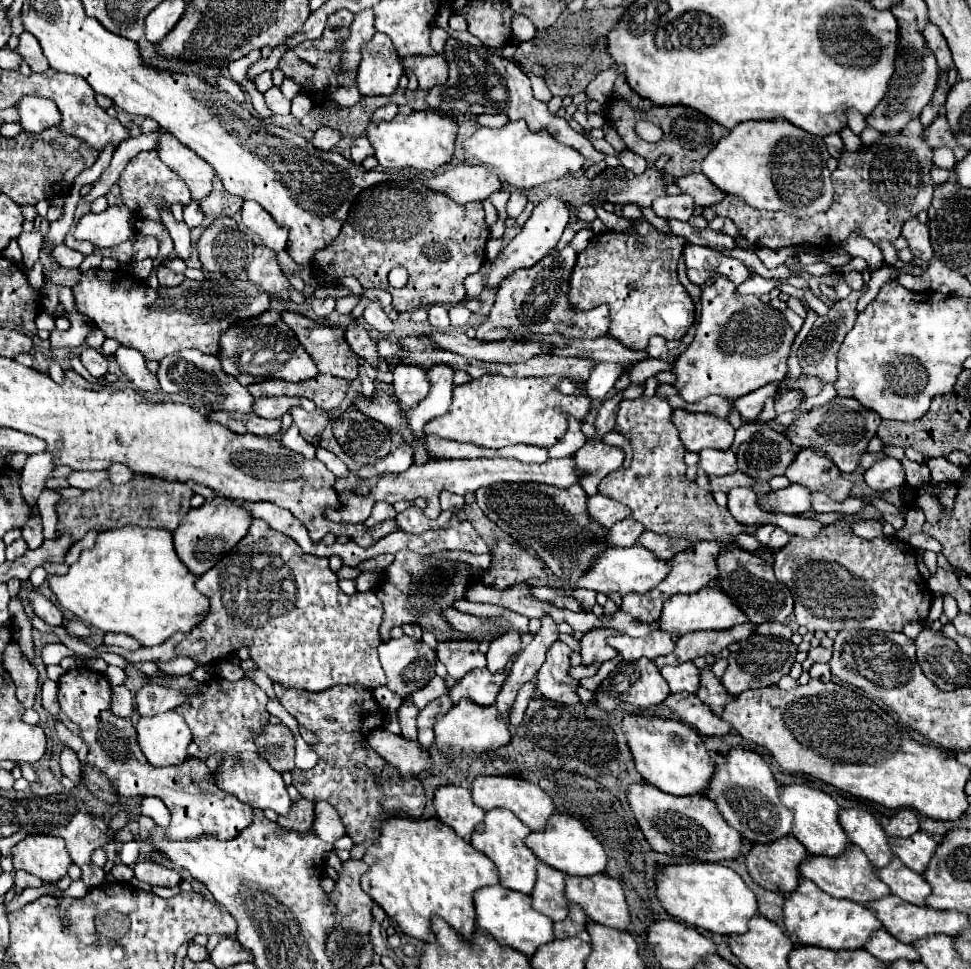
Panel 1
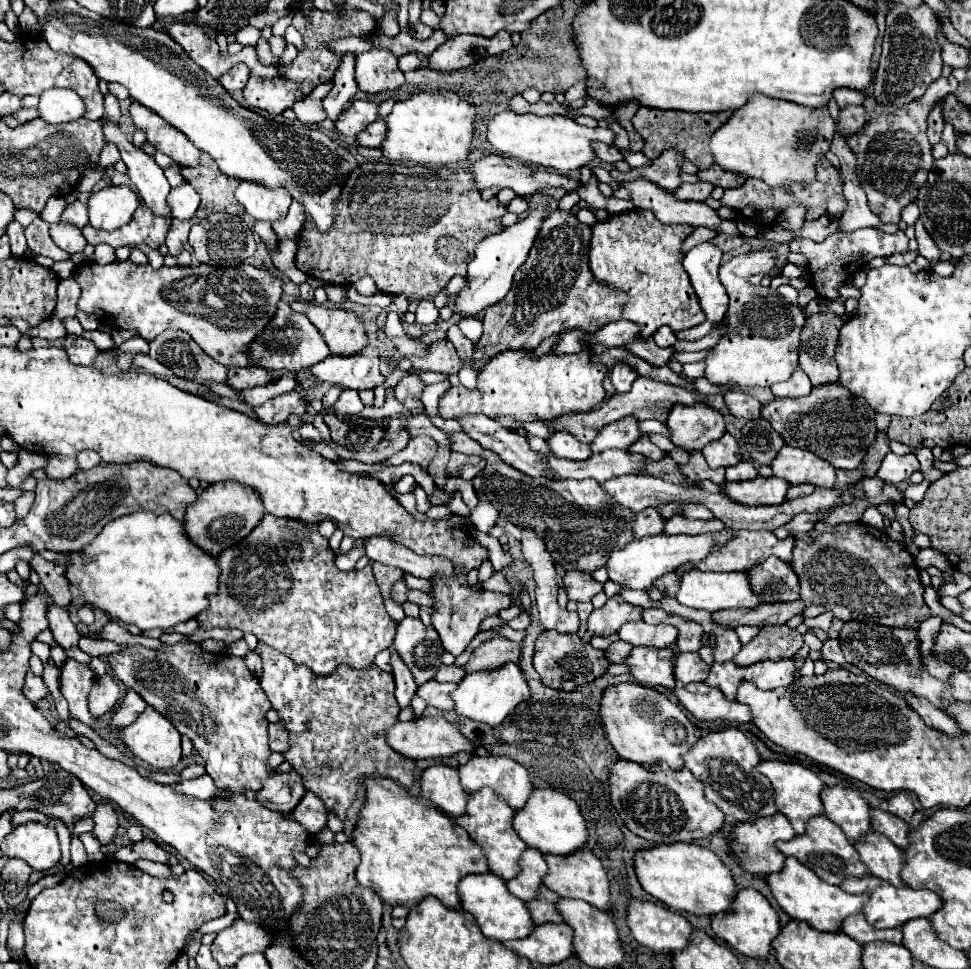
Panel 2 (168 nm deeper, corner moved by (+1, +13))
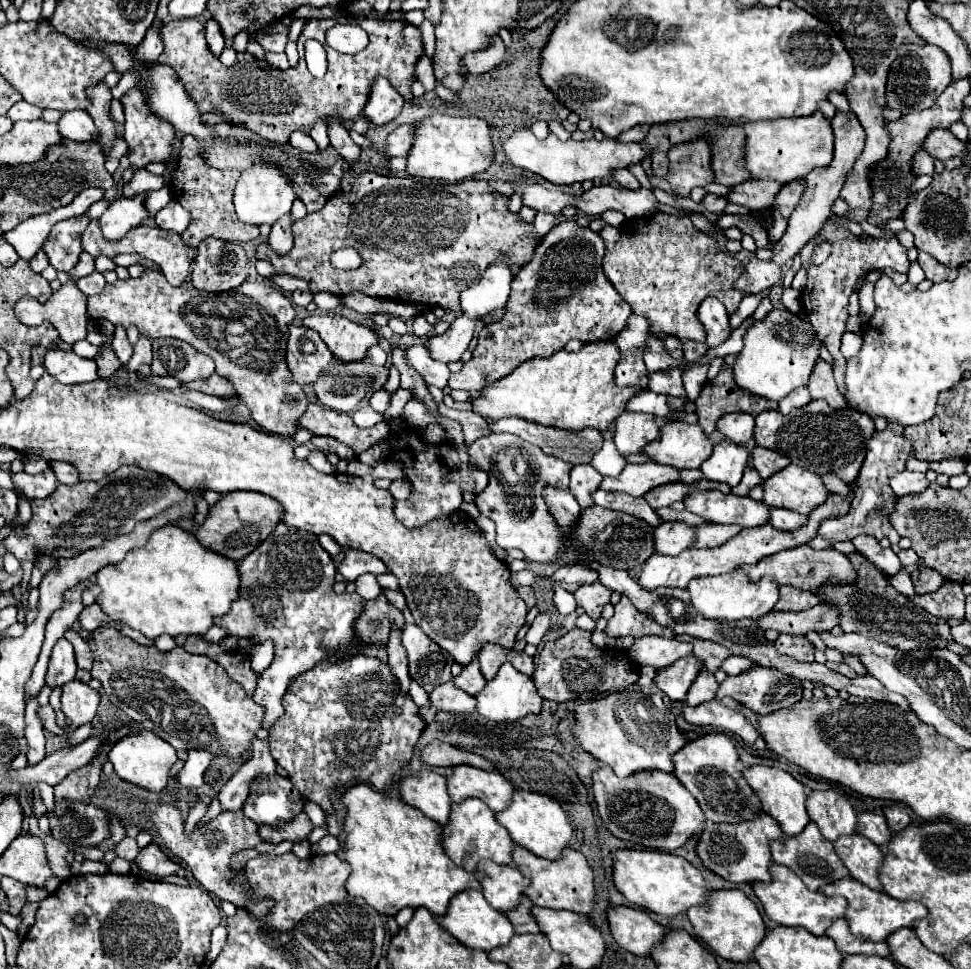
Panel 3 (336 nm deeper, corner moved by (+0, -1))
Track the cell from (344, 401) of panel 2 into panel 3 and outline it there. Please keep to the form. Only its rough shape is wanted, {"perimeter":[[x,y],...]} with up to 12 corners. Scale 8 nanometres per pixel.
{"perimeter":[[370,404],[352,414],[360,428],[382,422],[384,416]]}

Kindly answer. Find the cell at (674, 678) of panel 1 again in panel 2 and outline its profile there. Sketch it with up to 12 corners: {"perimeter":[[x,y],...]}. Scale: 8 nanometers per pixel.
{"perimeter":[[677,654],[675,680],[705,682],[709,664],[699,654]]}

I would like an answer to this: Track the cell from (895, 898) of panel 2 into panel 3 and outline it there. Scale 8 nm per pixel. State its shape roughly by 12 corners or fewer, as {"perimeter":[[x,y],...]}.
{"perimeter":[[854,878],[822,886],[848,900],[846,922],[858,938],[886,940],[928,914]]}

